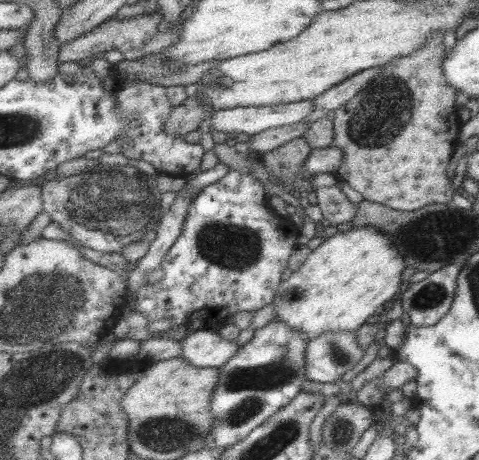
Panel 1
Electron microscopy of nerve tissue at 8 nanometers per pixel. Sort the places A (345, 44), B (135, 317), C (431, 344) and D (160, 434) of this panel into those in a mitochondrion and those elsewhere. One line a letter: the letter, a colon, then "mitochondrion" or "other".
A: other
B: other
C: other
D: mitochondrion

